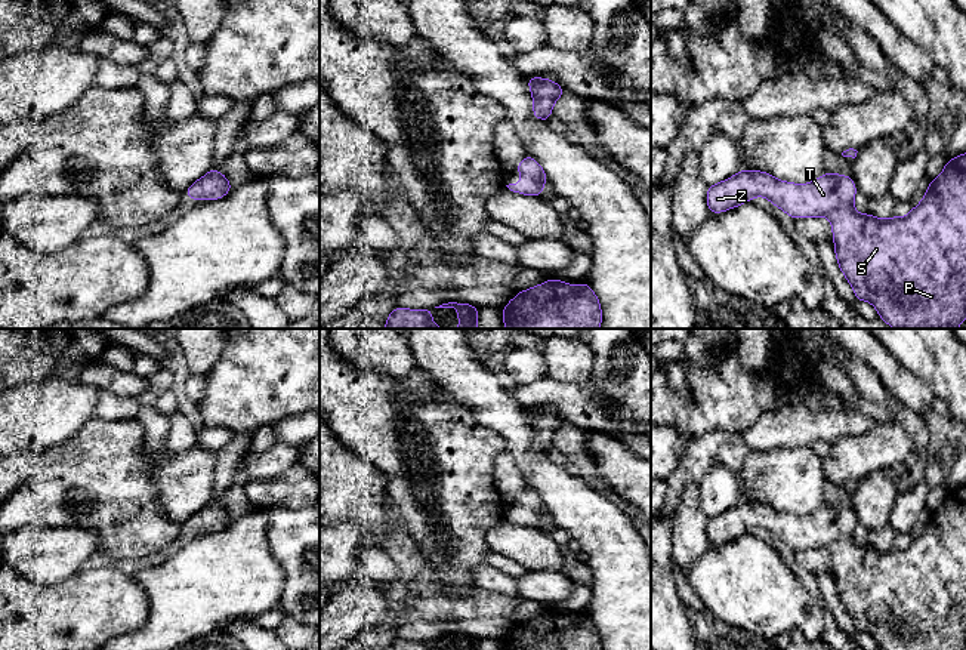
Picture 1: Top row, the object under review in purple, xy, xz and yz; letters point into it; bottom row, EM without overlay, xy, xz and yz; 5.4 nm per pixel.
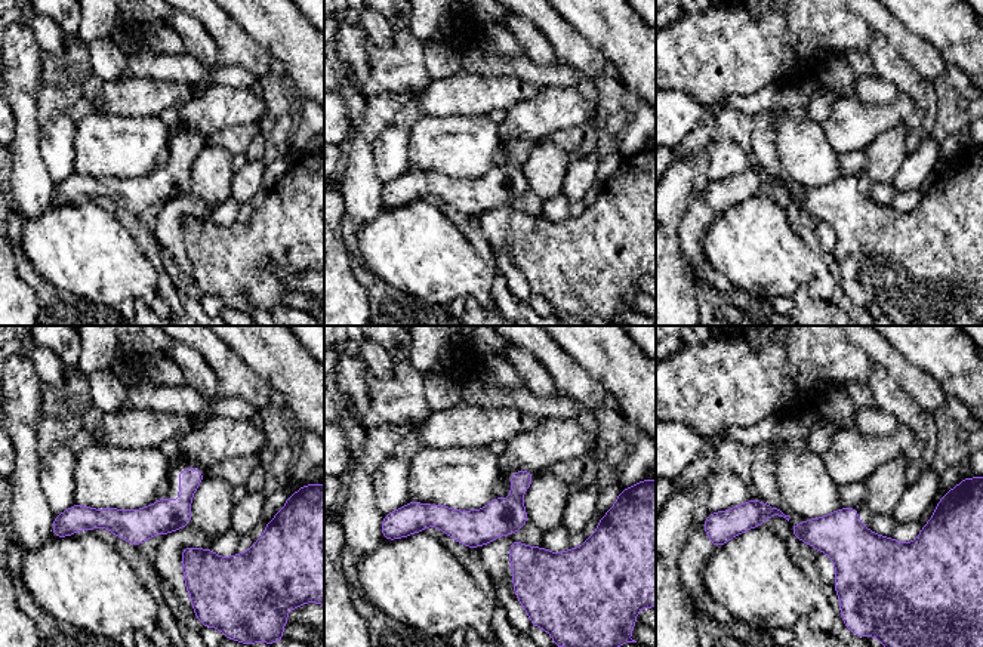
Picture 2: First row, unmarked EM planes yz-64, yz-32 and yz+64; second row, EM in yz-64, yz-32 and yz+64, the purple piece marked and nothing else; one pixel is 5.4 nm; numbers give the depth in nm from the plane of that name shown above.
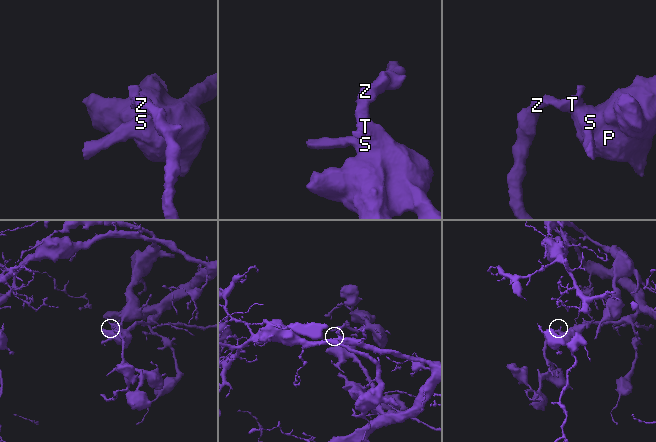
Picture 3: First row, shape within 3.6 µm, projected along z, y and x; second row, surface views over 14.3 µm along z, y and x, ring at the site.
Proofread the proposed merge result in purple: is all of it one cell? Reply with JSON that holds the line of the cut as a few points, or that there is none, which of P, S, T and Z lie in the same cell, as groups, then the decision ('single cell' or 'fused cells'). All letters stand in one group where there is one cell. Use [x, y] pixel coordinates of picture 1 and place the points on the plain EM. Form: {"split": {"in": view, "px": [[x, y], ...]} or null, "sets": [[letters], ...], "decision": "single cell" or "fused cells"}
{"split": null, "sets": [["P", "S", "T", "Z"]], "decision": "single cell"}

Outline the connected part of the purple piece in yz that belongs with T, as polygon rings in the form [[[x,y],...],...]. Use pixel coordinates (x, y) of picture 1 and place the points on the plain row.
[[[966,486],[948,490],[942,505],[928,517],[920,536],[908,548],[876,551],[873,546],[858,546],[854,540],[857,518],[851,508],[825,503],[820,511],[806,517],[783,514],[759,502],[741,500],[732,509],[707,520],[710,545],[722,545],[754,527],[766,529],[788,548],[828,548],[833,560],[834,582],[846,612],[852,616],[855,632],[871,634],[880,650],[966,650]]]

